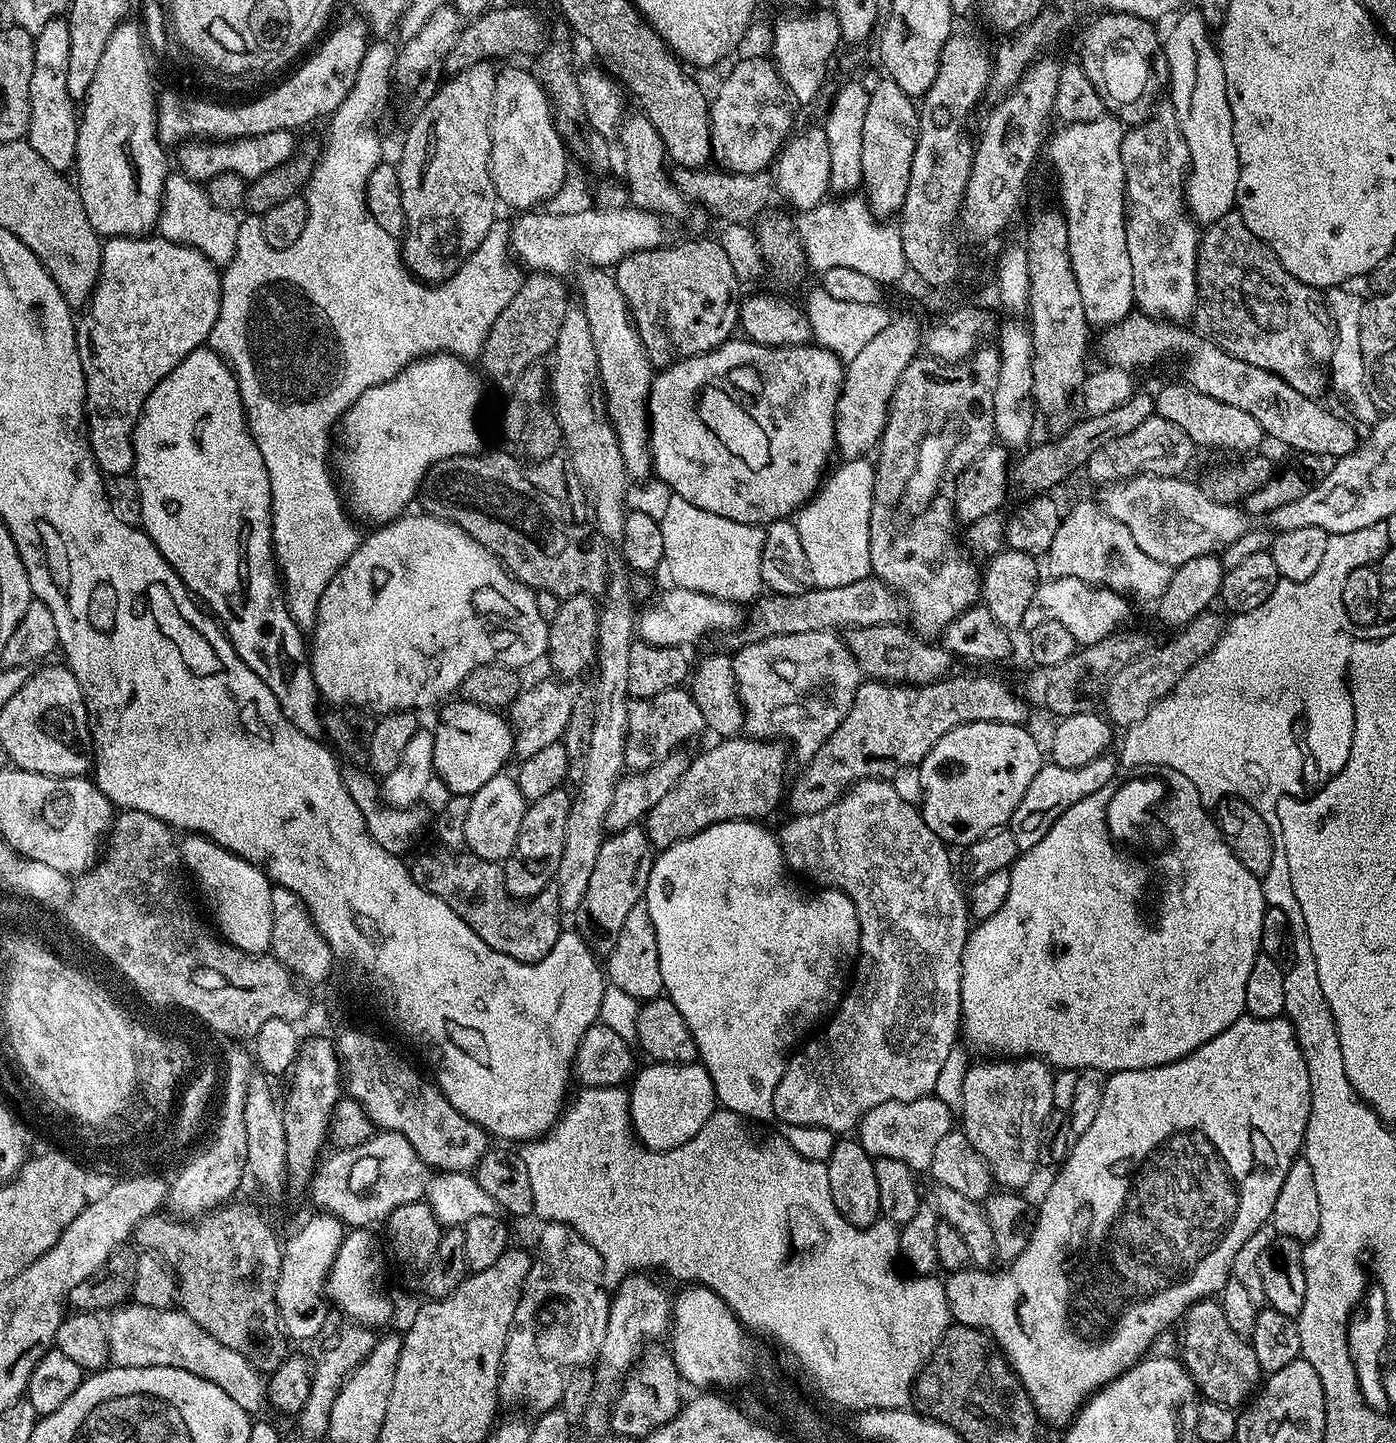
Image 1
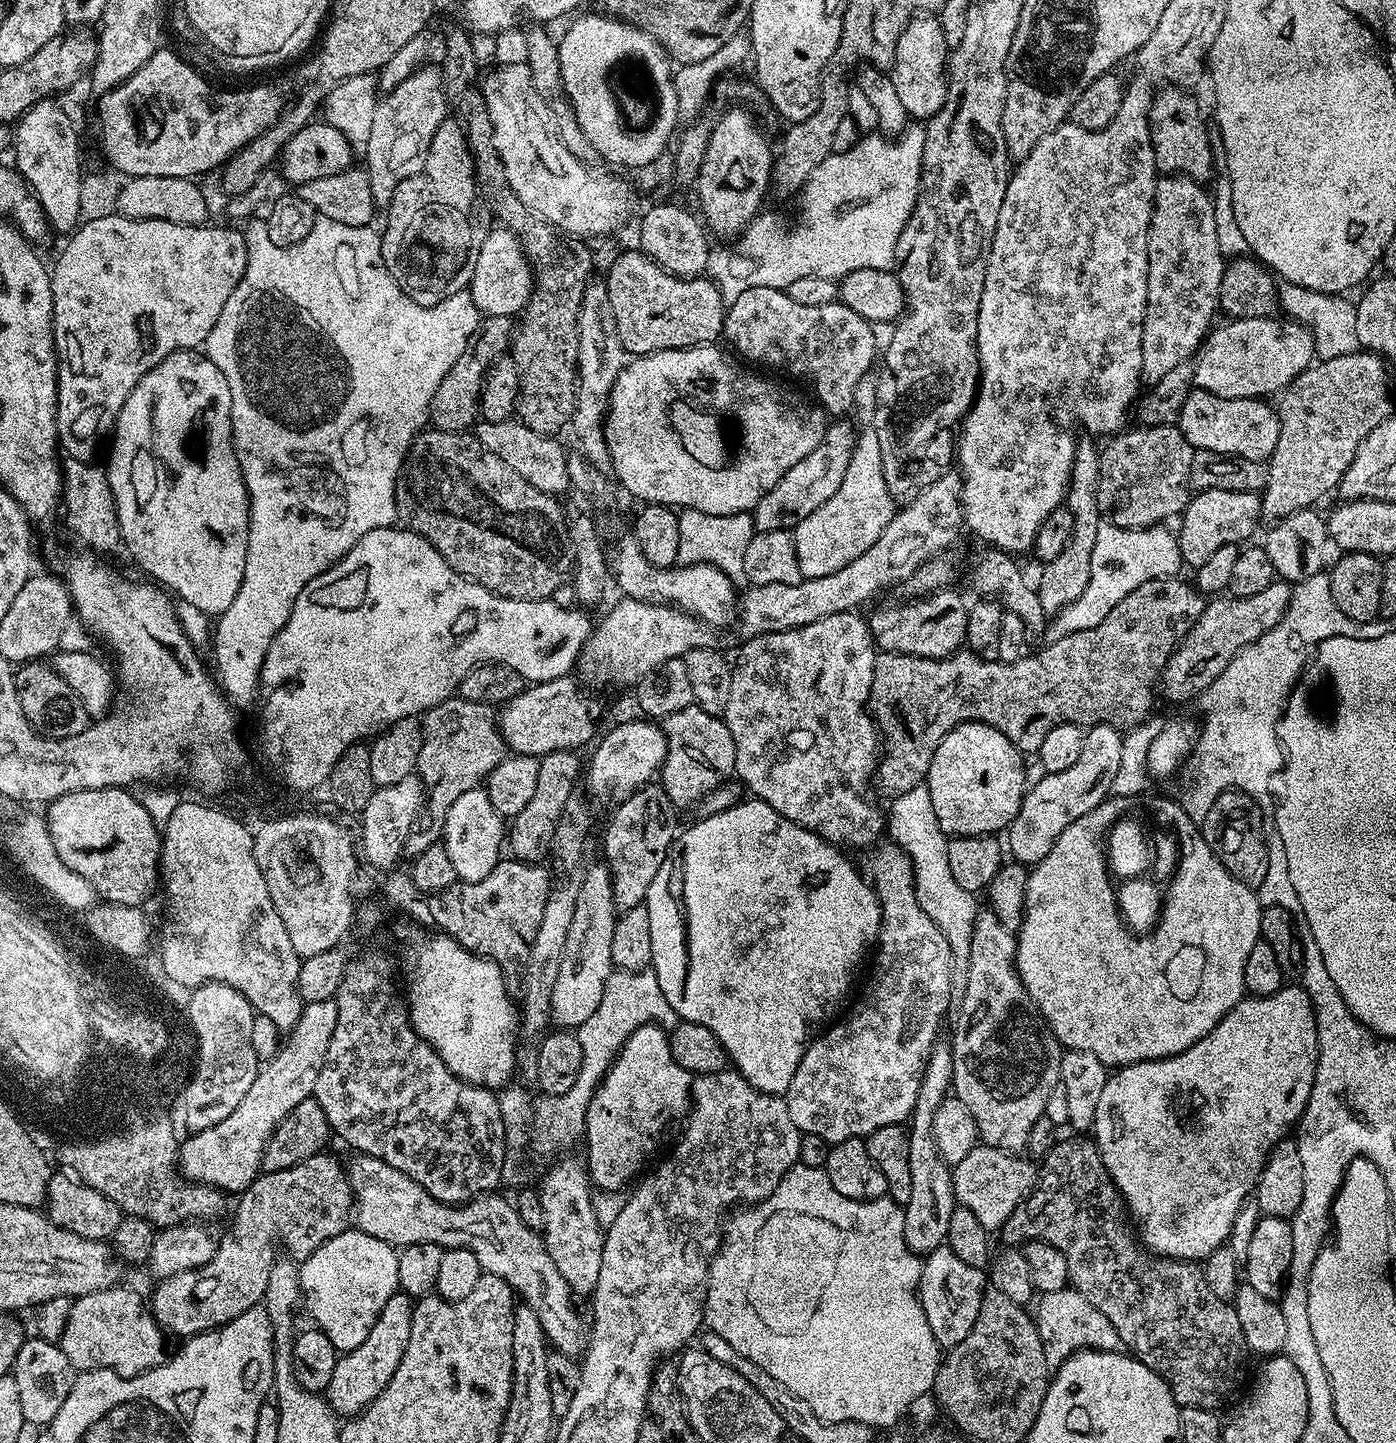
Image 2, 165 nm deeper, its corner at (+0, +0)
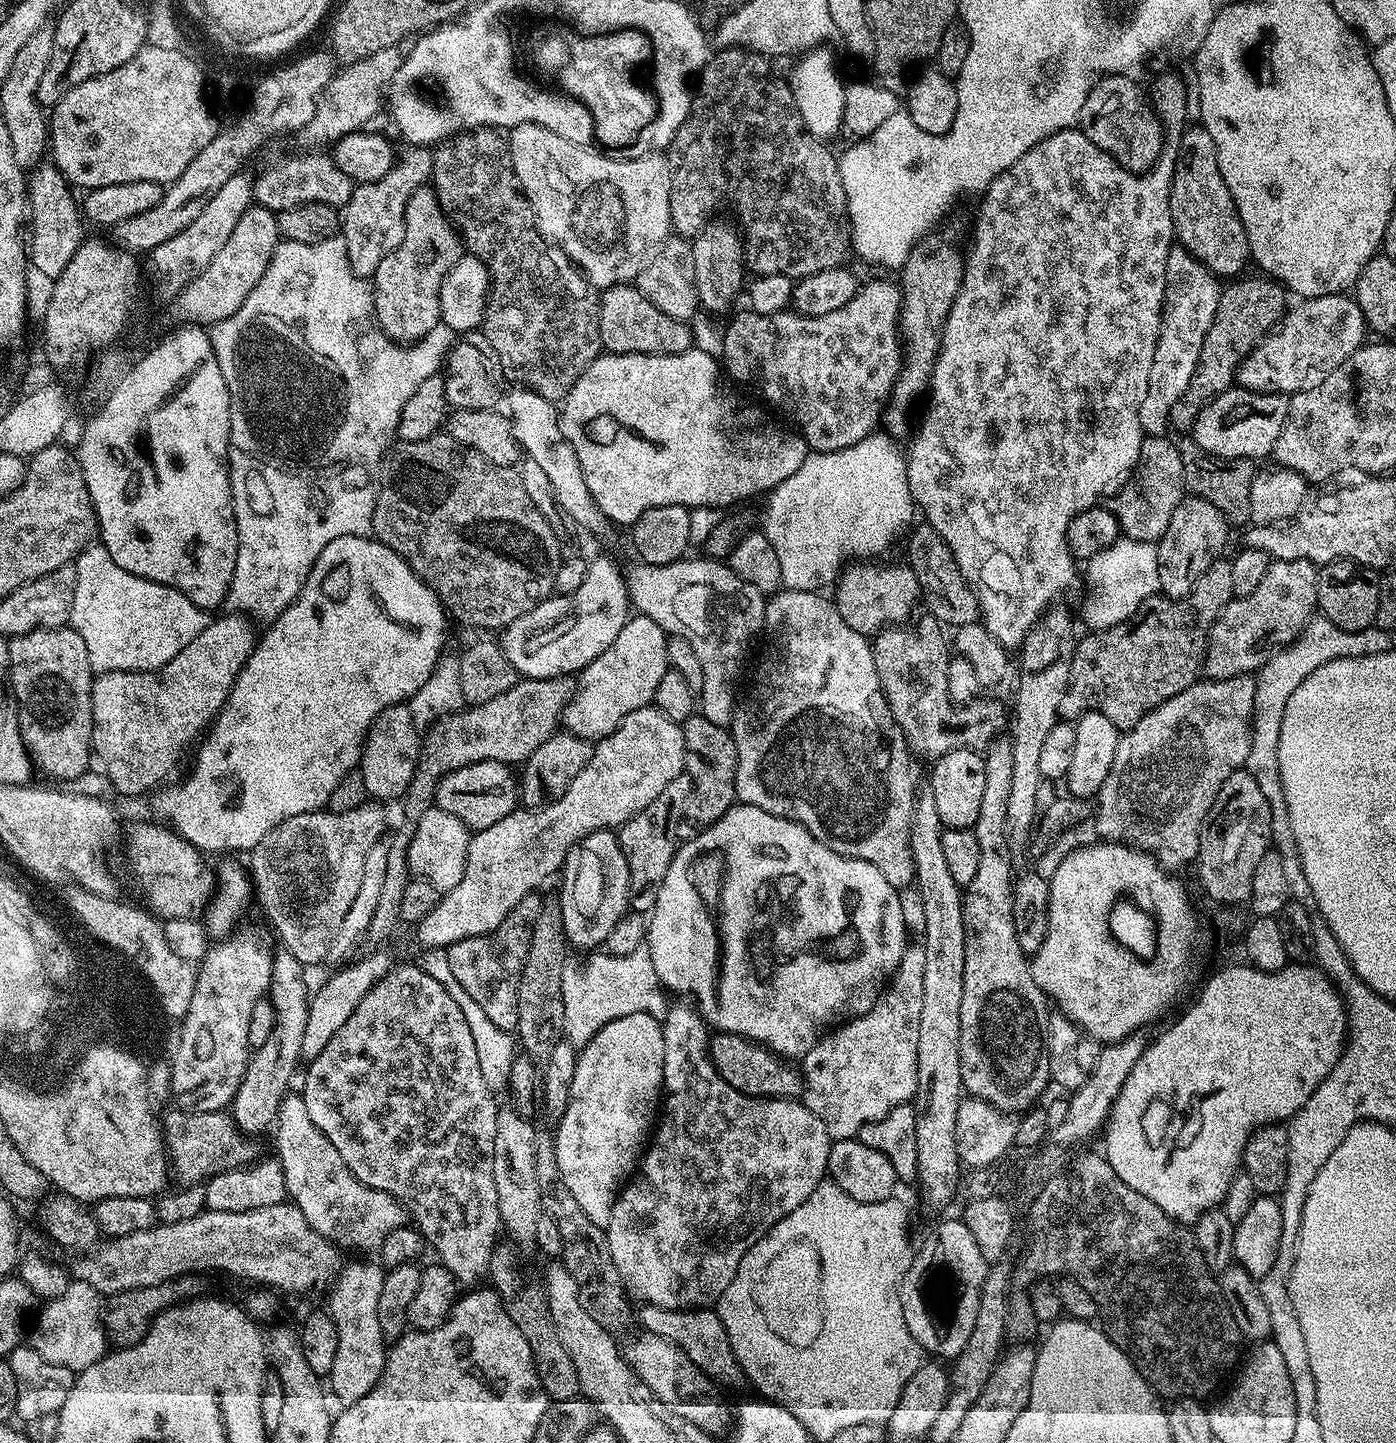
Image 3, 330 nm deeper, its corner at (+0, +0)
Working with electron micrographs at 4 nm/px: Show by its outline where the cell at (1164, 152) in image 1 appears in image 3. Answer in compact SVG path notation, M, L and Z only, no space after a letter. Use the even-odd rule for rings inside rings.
M1173 246L1166 258L1166 294L1160 323L1158 346L1154 346L1154 363L1150 366L1150 379L1146 381L1146 398L1138 406L1140 431L1145 436L1162 436L1169 431L1170 410L1174 402L1182 398L1194 370L1198 366L1198 354L1202 354L1202 342L1206 342L1206 330L1214 322L1218 310L1222 284L1202 262L1195 260L1184 248Z

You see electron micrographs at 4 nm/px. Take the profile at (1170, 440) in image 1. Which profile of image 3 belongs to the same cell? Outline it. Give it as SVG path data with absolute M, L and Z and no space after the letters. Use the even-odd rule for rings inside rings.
M1167 435L1145 436L1140 443L1140 457L1131 476L1119 485L1116 497L1107 501L1106 507L1112 511L1120 523L1121 533L1129 540L1159 542L1170 526L1170 518L1185 495L1184 467L1180 449L1168 441Z

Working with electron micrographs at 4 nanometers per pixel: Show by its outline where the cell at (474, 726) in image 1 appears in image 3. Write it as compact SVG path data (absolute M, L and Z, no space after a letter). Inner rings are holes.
M629 615L612 645L602 650L602 654L578 674L578 687L564 708L563 727L578 738L595 742L609 736L626 714L649 707L662 674L666 674L670 667L668 642L669 637L654 618Z

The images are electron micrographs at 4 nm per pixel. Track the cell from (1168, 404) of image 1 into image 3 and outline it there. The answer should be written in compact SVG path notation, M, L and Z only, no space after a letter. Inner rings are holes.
M1239 386L1227 388L1214 402L1210 402L1198 414L1194 422L1190 436L1203 452L1212 456L1219 456L1221 460L1250 460L1259 461L1259 456L1271 457L1272 449L1275 448L1278 438L1282 434L1284 424L1288 421L1287 395L1278 392L1251 392Z

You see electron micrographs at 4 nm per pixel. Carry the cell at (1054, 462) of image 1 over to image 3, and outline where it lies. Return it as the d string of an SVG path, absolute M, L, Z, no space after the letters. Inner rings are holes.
M1260 274L1255 275L1233 279L1229 283L1232 285L1229 288L1227 285L1221 291L1214 322L1210 330L1206 330L1206 342L1202 342L1202 354L1198 354L1198 366L1194 370L1194 378L1190 378L1190 386L1186 386L1182 398L1174 402L1174 410L1170 410L1168 422L1173 429L1177 428L1184 434L1191 433L1198 414L1202 414L1202 410L1210 402L1214 402L1218 394L1233 387L1240 363L1279 325L1286 311L1286 303L1284 304L1280 295L1272 294L1276 287L1274 280Z

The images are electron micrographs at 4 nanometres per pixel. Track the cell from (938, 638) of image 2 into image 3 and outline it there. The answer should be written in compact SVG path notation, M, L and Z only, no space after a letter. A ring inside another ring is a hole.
M868 560L849 563L837 577L834 603L846 626L869 638L889 626L905 623L914 604L921 599L920 583L907 564L884 566Z

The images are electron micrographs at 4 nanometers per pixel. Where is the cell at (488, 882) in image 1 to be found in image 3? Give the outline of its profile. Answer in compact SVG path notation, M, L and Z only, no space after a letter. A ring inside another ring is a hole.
M539 891L526 894L493 932L487 932L462 942L448 945L451 973L458 980L466 993L470 994L483 1013L498 1026L499 1030L515 1033L518 1026L518 992L519 980L522 978L523 966L530 951L531 935L538 919L542 896Z

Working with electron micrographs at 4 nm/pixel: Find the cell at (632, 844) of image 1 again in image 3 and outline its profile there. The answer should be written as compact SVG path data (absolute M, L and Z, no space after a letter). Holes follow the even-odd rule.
M686 774L674 778L646 810L638 810L634 818L630 818L618 829L620 849L626 858L628 867L628 907L633 912L651 913L658 902L658 890L662 890L662 878L666 878L666 870L670 870L670 862L678 847L676 827L680 824L680 815L689 803L692 794L692 780Z

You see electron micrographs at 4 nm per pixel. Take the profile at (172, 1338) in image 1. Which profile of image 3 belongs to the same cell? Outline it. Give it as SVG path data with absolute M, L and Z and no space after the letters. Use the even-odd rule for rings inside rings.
M73 1279L66 1286L66 1292L47 1301L39 1309L40 1317L36 1325L30 1328L30 1346L46 1358L46 1362L54 1362L54 1366L66 1366L74 1373L82 1373L94 1362L98 1362L109 1351L110 1345L104 1335L104 1324L100 1321L100 1305L102 1294L94 1290L84 1280Z

